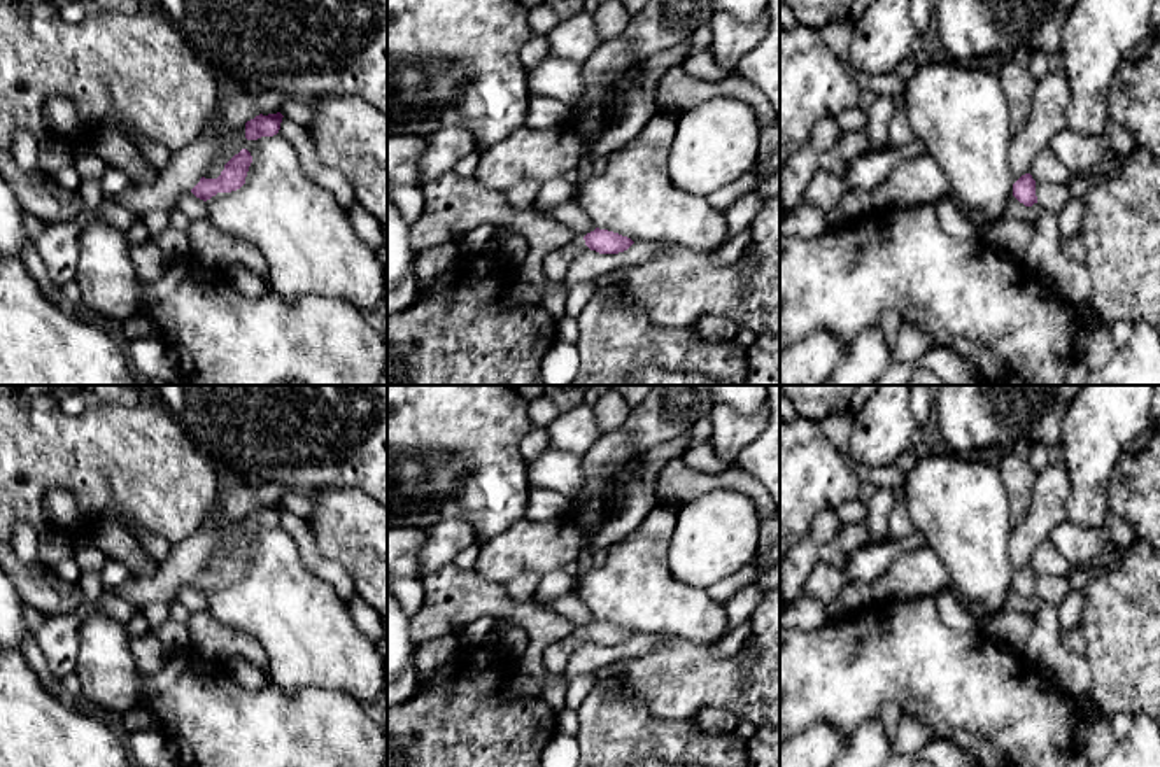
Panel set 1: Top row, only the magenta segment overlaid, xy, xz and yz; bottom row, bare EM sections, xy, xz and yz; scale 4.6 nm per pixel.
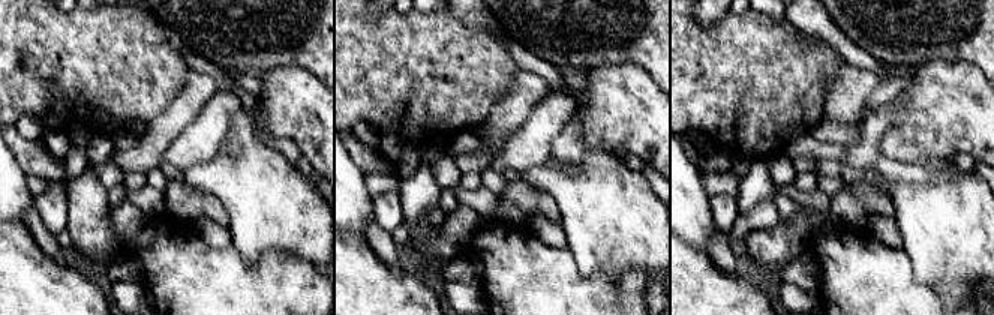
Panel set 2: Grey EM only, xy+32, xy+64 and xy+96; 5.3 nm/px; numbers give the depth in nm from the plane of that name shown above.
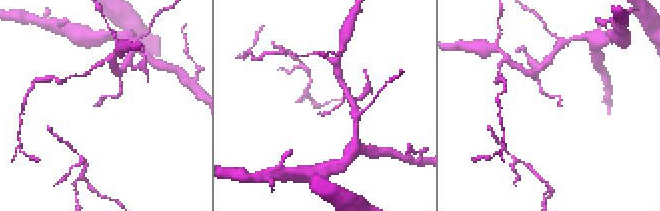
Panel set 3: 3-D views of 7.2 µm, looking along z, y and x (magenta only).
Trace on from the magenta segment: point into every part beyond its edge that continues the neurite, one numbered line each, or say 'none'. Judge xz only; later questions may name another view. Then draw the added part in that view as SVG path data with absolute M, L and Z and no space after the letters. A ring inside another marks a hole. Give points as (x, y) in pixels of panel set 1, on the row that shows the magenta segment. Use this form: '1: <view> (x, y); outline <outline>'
1: xz (558, 263); outline M576 235L571 243L550 252L545 257L543 275L550 282L561 284L569 271L573 259L585 250L589 250L589 247L585 245L584 236Z

